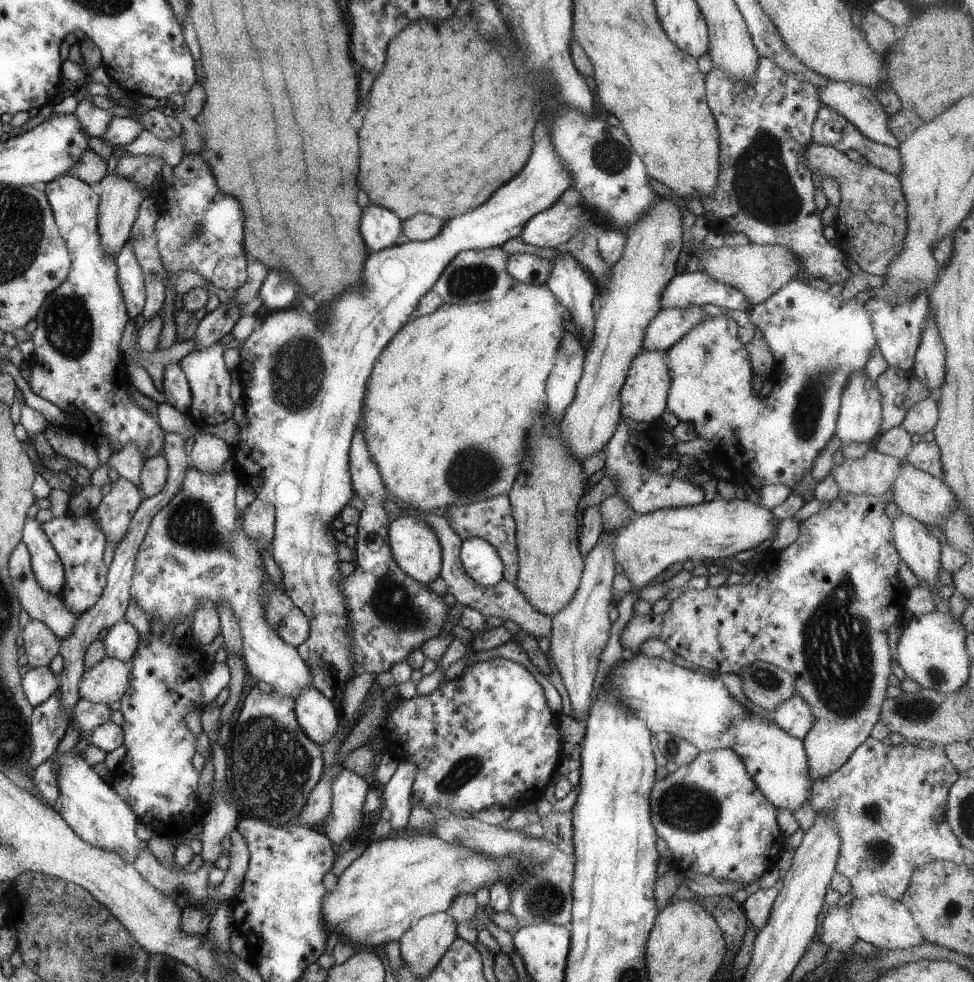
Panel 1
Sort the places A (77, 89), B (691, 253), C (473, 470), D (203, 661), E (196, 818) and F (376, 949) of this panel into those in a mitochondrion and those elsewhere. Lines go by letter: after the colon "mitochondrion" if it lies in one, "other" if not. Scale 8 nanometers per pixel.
A: other
B: other
C: mitochondrion
D: other
E: other
F: other

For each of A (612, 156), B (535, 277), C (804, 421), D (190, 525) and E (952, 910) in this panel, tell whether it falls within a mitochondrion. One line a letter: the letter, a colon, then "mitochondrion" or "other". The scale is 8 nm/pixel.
A: mitochondrion
B: other
C: mitochondrion
D: mitochondrion
E: mitochondrion

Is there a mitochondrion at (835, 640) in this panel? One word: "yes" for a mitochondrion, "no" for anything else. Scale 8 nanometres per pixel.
yes

